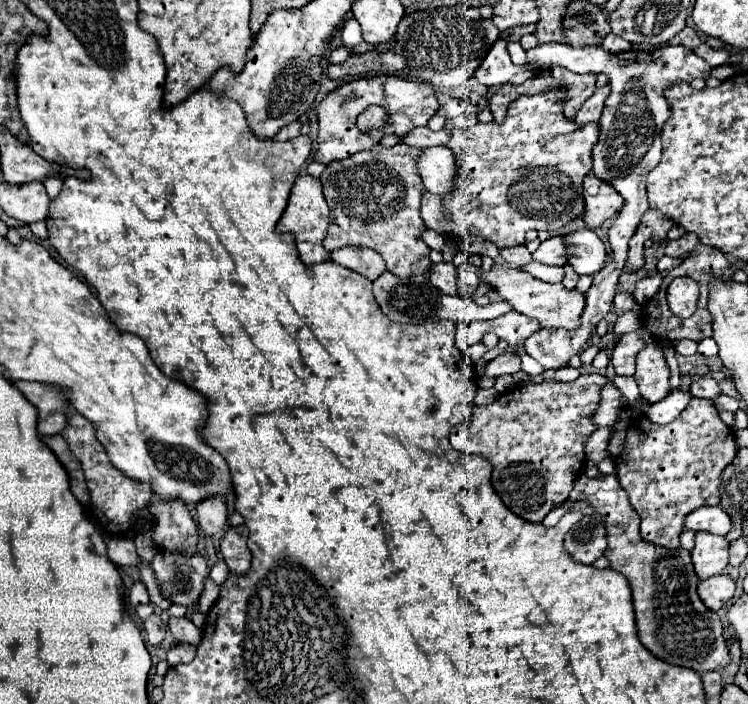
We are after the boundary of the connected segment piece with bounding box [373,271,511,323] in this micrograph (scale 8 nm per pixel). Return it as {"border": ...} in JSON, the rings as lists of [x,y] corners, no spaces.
{"border":[[[385,271],[379,279],[373,281],[373,295],[381,307],[381,311],[385,311],[385,315],[391,321],[397,323],[425,323],[425,321],[433,321],[433,319],[449,319],[453,323],[461,323],[461,321],[475,321],[475,319],[495,319],[507,311],[511,311],[511,305],[505,301],[499,303],[489,303],[485,307],[479,307],[473,299],[461,297],[461,295],[443,295],[437,293],[435,287],[427,281],[417,281],[417,279],[399,279],[393,273]]]}

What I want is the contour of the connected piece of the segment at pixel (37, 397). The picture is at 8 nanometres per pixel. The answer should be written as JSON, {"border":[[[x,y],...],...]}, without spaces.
{"border":[[[15,381],[13,383],[23,397],[37,409],[37,431],[39,435],[55,435],[65,427],[65,407],[69,405],[63,393],[57,393],[41,383]]]}

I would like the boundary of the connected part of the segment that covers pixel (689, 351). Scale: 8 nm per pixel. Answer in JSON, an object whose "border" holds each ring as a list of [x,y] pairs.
{"border":[[[681,339],[681,341],[677,341],[675,343],[675,351],[679,353],[679,355],[695,355],[697,353],[697,343],[695,341],[689,341],[689,339]]]}

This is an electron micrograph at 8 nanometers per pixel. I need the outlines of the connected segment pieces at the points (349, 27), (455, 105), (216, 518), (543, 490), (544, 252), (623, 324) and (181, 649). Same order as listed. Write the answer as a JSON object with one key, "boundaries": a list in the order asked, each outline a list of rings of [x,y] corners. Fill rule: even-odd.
{"boundaries":[[[[351,19],[351,21],[343,27],[343,31],[341,31],[341,41],[343,41],[343,45],[347,45],[347,47],[357,45],[357,43],[363,41],[361,31],[359,31],[359,25],[357,25],[355,19]]],[[[461,99],[449,101],[449,103],[445,105],[445,115],[447,115],[449,119],[453,119],[453,117],[457,117],[457,115],[461,115],[461,113],[471,113],[471,111],[473,111],[473,105],[471,105],[469,101],[461,101]]],[[[209,497],[209,501],[201,501],[195,507],[197,523],[205,535],[215,535],[223,529],[227,521],[227,507],[223,497]]],[[[581,375],[571,383],[543,381],[539,385],[521,385],[521,389],[503,393],[497,401],[485,407],[475,407],[469,423],[451,431],[451,445],[461,453],[473,453],[493,465],[493,487],[501,501],[519,517],[531,523],[541,523],[545,515],[561,505],[579,477],[585,461],[585,441],[597,429],[591,417],[601,401],[601,389],[607,385],[603,375]]],[[[551,237],[539,245],[539,249],[533,253],[533,259],[545,265],[563,265],[567,261],[565,251],[567,247],[561,241],[563,237]]],[[[629,311],[629,313],[625,313],[625,315],[621,315],[621,317],[617,319],[617,323],[615,323],[615,327],[613,327],[613,333],[615,333],[615,337],[621,337],[621,335],[625,335],[625,333],[637,331],[639,327],[641,327],[639,317]]],[[[177,643],[175,647],[171,647],[171,649],[167,651],[167,663],[173,665],[173,667],[175,667],[177,663],[189,663],[189,661],[193,661],[195,653],[197,653],[197,647],[195,647],[195,645]]]]}

